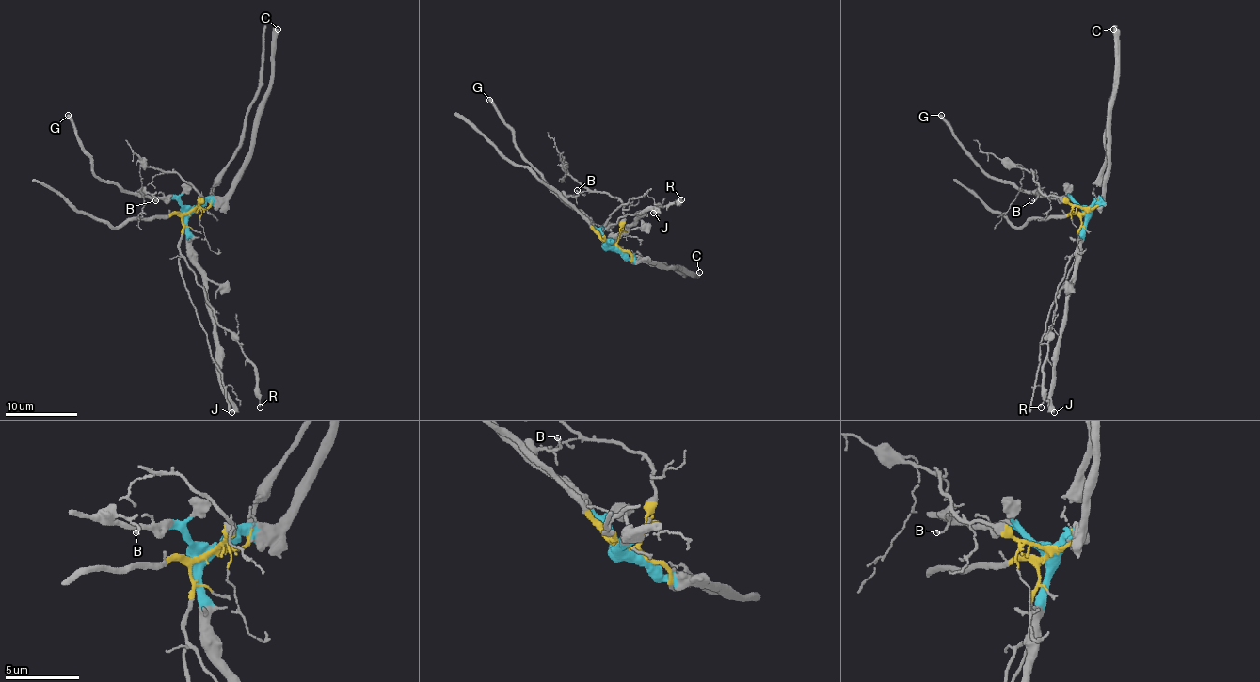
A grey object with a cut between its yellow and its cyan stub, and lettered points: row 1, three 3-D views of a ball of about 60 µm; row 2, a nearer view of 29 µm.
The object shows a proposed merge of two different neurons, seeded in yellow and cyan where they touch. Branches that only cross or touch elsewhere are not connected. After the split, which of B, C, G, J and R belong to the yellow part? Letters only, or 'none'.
R

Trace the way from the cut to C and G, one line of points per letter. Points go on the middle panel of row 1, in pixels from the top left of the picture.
C: (613, 245), (629, 257), (663, 267), (677, 267), (691, 275), (699, 273)
G: (613, 245), (560, 197), (522, 153), (515, 144), (513, 132), (502, 120), (489, 99)

